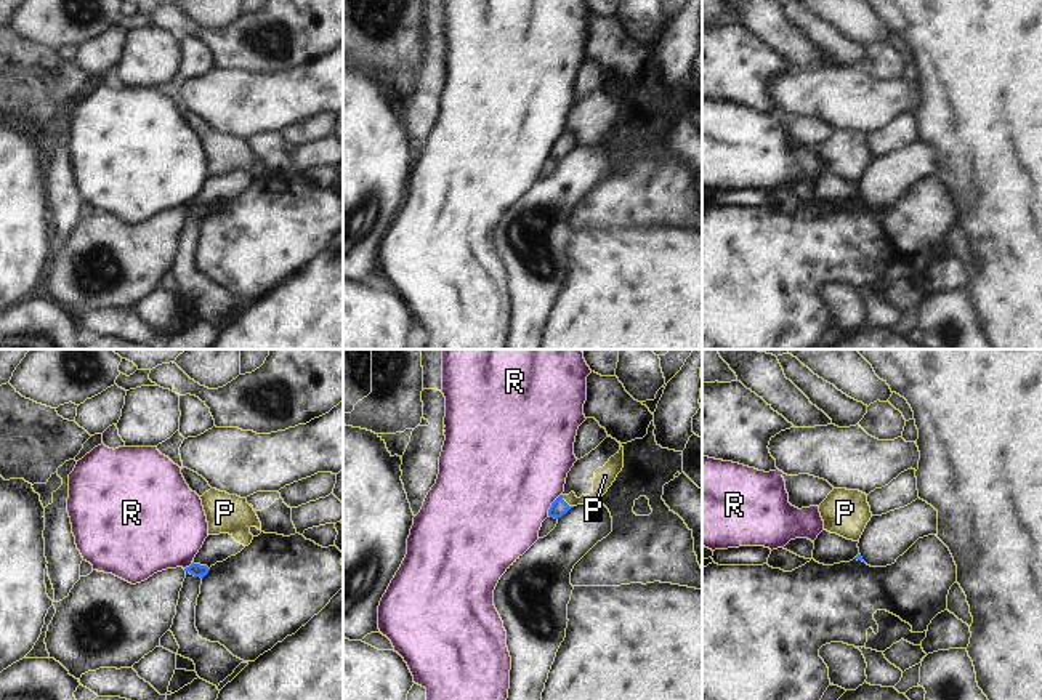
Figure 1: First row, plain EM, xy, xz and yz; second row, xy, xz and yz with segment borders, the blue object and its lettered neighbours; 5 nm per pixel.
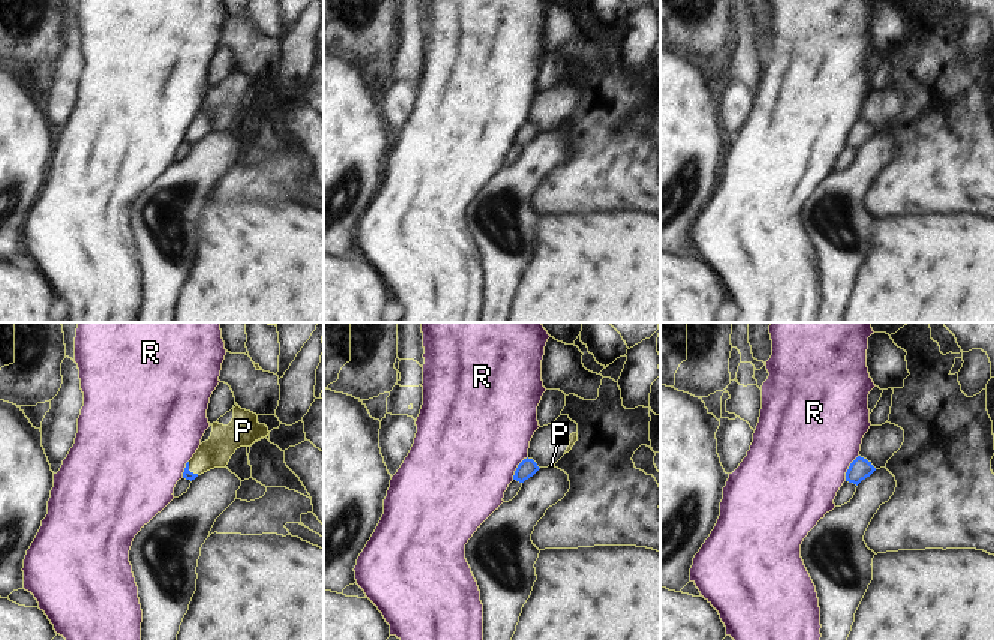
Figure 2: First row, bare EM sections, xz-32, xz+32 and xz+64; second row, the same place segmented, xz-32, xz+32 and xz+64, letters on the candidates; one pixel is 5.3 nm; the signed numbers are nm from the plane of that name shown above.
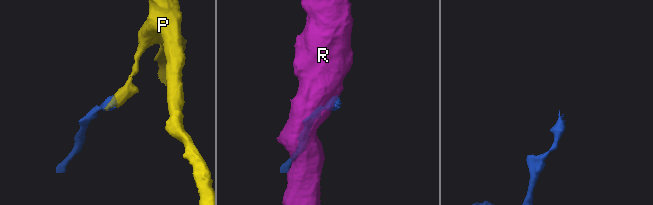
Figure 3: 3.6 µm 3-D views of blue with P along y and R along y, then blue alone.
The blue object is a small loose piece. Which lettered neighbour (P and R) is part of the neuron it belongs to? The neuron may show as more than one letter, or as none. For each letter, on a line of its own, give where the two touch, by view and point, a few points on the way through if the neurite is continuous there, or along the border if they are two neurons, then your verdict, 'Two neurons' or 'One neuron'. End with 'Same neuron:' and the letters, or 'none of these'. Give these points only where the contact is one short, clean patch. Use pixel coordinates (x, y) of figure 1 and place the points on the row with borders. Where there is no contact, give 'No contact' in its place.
P: Touches blue at xz (565, 502). Path across: xz (558, 506), (565, 502), (589, 500), (605, 476). One neuron
R: Touches blue at xz (552, 505). Boundary: xz (561, 494), (552, 503), (547, 514). Two neurons
Same neuron: P

